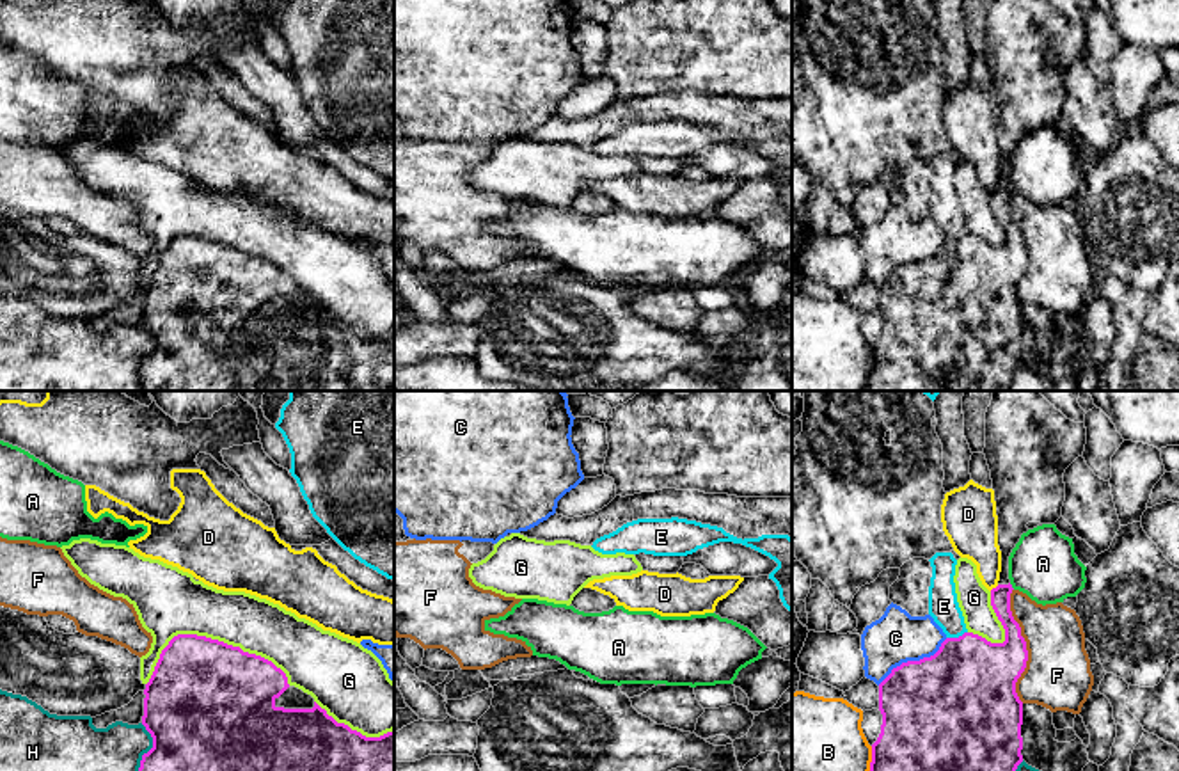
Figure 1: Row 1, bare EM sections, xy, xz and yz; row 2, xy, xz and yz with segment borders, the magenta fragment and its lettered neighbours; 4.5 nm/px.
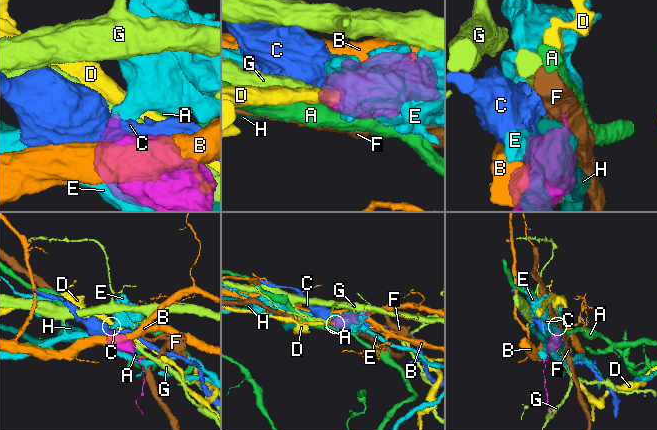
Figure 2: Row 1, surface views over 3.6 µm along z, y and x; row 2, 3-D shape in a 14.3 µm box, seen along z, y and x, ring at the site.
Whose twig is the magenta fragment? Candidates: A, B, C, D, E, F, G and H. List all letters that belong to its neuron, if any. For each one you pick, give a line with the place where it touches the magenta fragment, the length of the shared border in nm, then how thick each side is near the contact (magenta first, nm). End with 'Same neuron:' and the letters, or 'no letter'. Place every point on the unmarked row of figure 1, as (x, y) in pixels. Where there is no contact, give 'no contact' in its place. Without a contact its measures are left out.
Same neuron: no letter

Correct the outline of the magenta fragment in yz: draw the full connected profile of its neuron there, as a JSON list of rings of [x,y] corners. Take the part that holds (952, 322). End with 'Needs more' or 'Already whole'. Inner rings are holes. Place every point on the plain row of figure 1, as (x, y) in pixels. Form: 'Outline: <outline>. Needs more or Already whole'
Outline: [[[993,0],[985,14],[984,57],[991,73],[1001,174],[991,208],[1005,231],[1003,245],[964,234],[946,240],[939,252],[893,270],[879,286],[881,336],[872,346],[863,391],[1009,391],[1023,364],[1023,304],[1016,284],[1028,252],[1010,213],[1009,158],[1028,124],[1055,126],[1065,103],[1065,71],[1083,57],[1085,25],[1074,25],[1046,0]]]. Needs more

